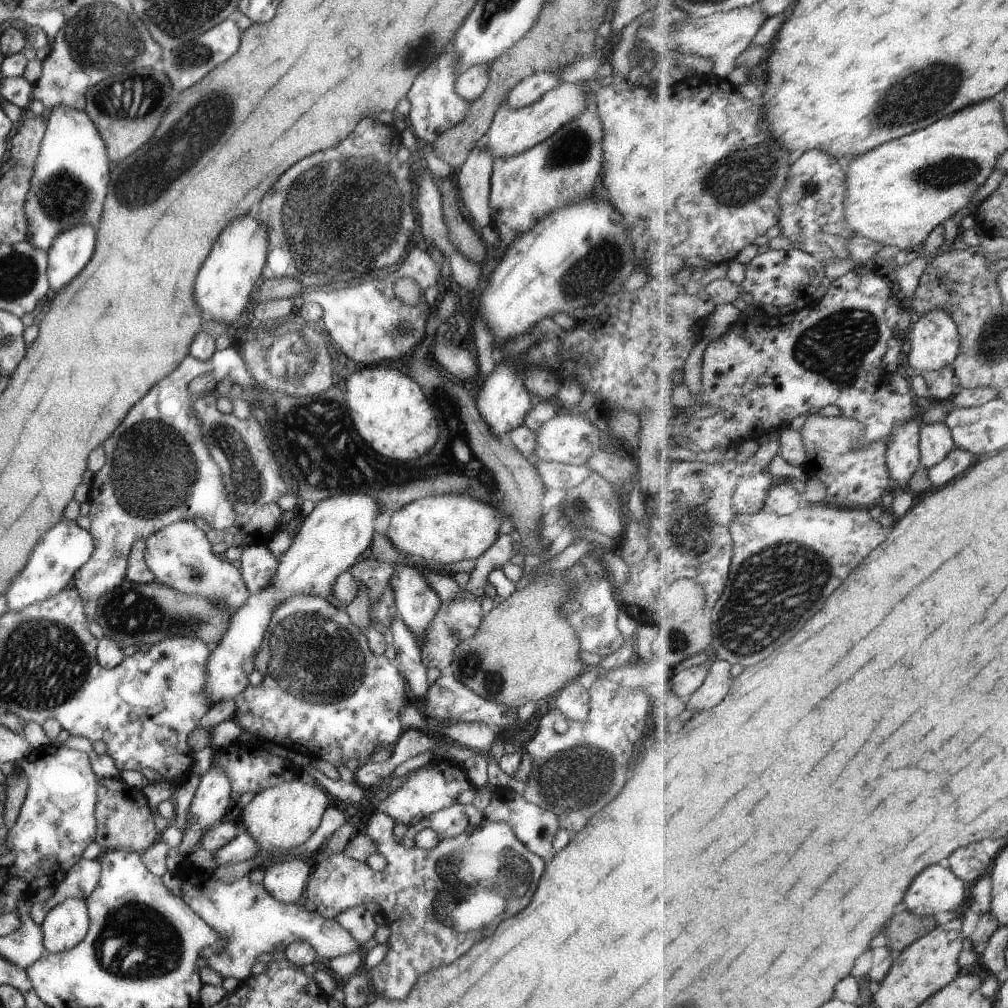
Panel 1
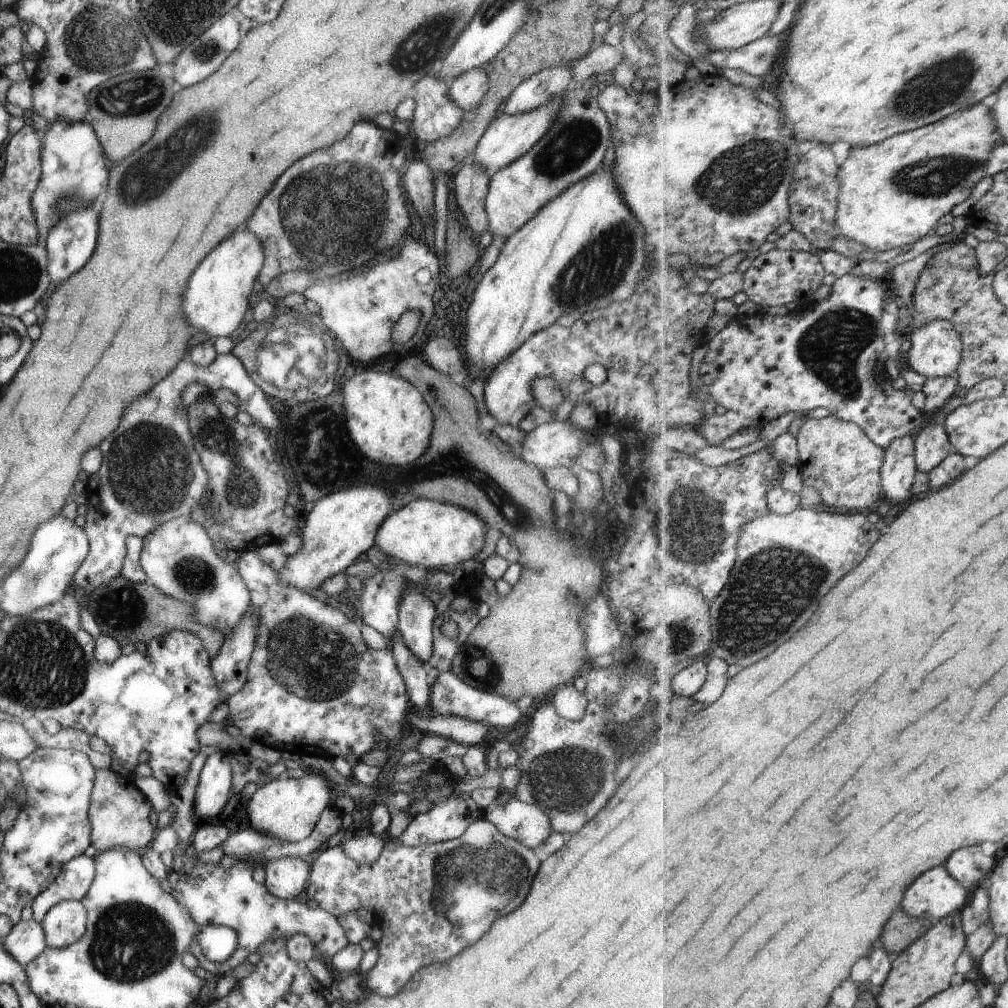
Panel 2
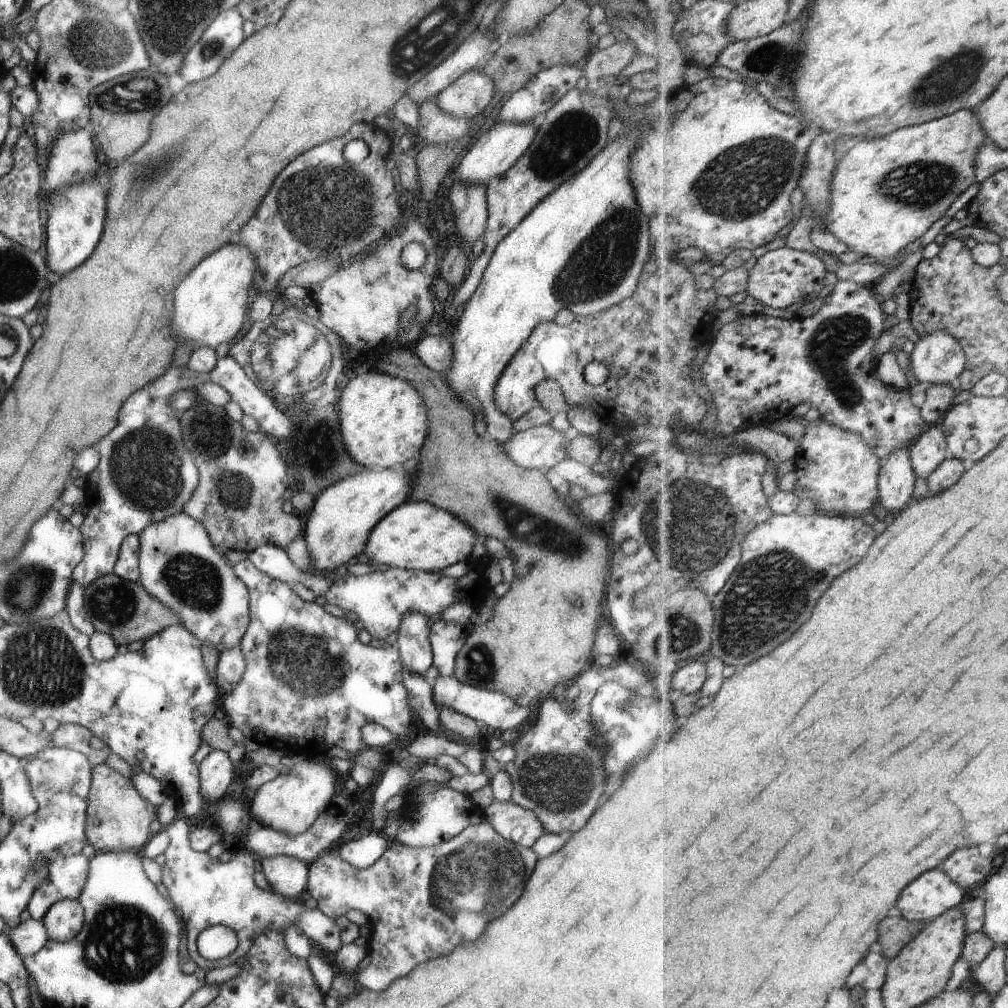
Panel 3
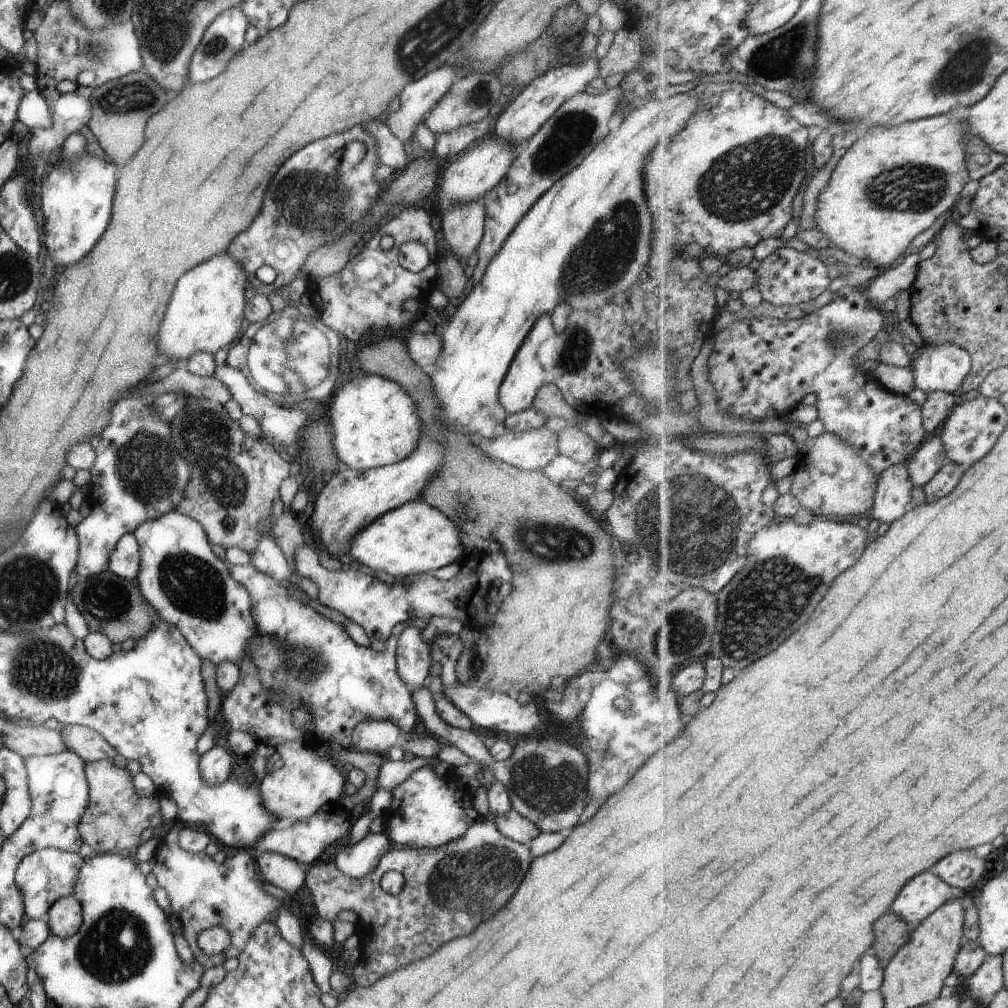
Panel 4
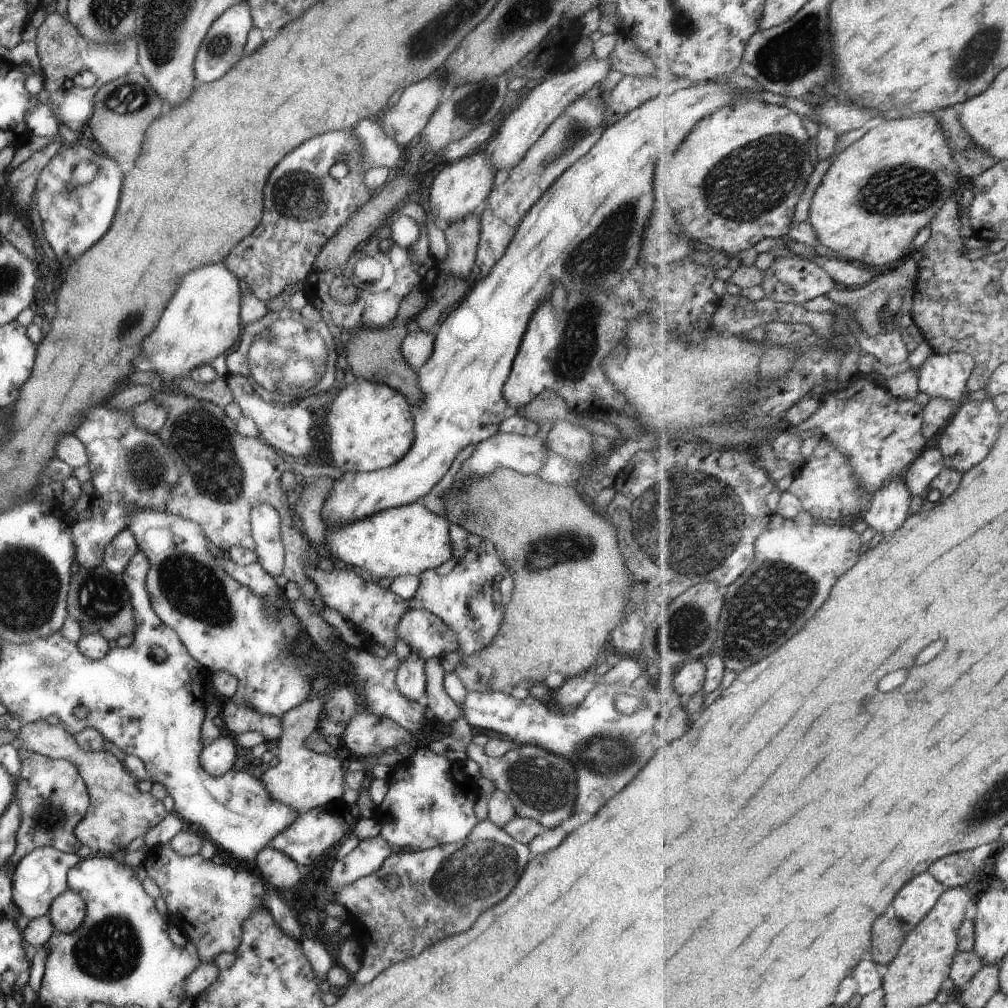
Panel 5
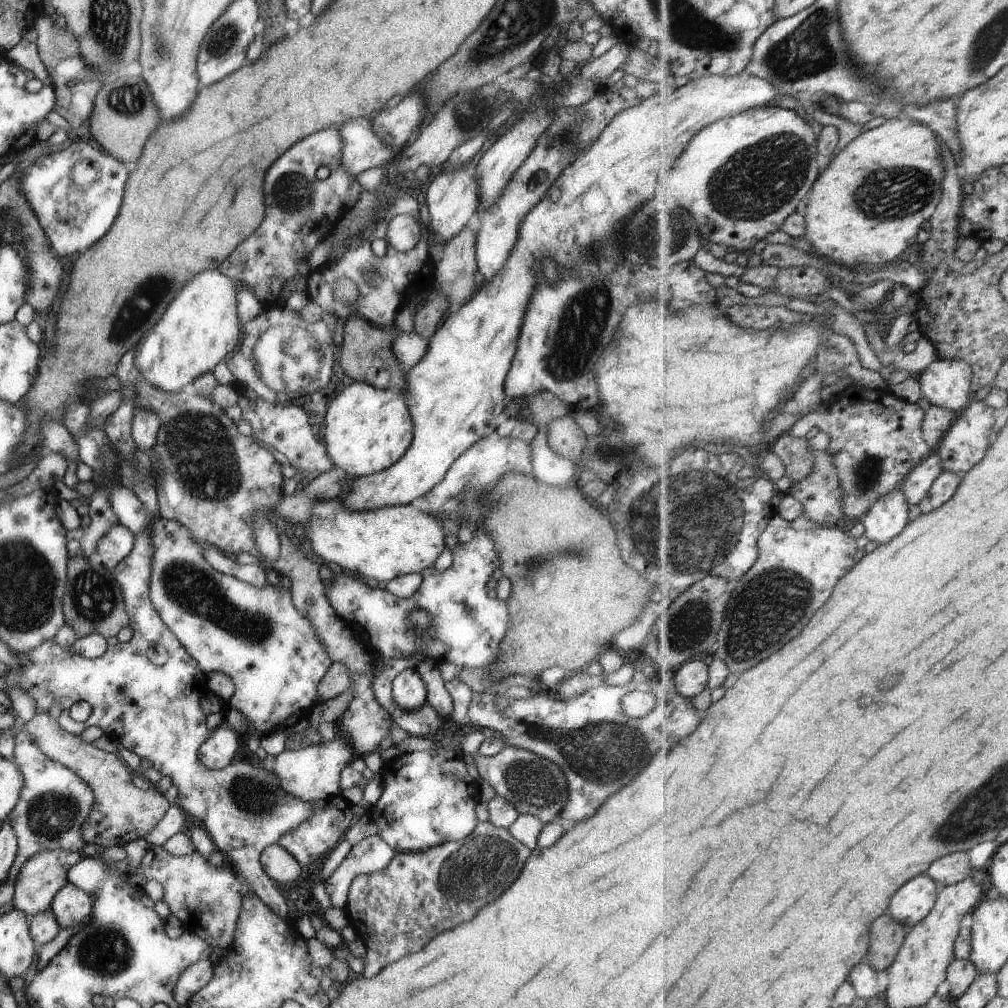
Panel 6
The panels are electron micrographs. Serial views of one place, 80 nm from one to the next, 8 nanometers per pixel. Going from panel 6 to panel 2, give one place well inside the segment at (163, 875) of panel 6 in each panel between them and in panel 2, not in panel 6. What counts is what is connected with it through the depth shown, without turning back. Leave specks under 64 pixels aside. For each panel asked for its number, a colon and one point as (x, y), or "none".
2: (230, 898)
3: (204, 891)
4: (202, 893)
5: (207, 902)

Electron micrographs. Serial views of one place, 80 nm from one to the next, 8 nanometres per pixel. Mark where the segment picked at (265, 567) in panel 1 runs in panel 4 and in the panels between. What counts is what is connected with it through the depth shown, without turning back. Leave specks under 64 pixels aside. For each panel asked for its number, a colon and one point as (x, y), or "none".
2: (313, 686)
3: (305, 671)
4: (330, 675)

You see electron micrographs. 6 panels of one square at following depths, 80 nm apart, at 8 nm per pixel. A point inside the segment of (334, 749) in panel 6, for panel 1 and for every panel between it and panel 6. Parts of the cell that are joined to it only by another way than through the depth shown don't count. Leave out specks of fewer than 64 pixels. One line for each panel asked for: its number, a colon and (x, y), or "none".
1: (279, 818)
2: (287, 809)
3: (289, 803)
4: (304, 782)
5: (302, 779)

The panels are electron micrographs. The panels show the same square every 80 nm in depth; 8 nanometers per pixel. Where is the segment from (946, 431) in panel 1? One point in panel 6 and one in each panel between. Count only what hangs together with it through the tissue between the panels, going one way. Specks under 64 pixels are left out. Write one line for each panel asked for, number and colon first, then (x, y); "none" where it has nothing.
2: (933, 445)
3: (932, 448)
4: (929, 458)
5: (919, 475)
6: (917, 484)

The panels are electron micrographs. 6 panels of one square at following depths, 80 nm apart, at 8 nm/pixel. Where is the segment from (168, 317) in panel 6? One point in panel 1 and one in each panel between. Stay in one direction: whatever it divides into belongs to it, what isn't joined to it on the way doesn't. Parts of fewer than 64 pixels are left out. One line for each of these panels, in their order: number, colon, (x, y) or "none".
1: (233, 267)
2: (214, 302)
3: (210, 303)
4: (205, 312)
5: (201, 321)

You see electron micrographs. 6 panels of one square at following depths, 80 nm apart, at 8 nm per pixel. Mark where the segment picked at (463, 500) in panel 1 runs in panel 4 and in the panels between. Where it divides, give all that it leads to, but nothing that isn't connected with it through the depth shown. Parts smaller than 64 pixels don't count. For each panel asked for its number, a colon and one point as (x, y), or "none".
2: (430, 533)
3: (416, 536)
4: (414, 537)

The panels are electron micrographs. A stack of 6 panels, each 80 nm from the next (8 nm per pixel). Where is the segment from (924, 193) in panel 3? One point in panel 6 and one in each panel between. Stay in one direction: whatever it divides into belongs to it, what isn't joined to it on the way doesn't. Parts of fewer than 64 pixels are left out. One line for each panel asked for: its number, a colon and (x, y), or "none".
4: (892, 184)
5: (881, 191)
6: (869, 203)

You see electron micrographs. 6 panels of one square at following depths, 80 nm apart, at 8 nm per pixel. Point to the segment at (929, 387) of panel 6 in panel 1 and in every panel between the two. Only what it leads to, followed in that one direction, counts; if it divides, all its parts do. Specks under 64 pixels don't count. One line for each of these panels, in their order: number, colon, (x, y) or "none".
1: (935, 338)
2: (937, 348)
3: (937, 358)
4: (943, 367)
5: (946, 376)

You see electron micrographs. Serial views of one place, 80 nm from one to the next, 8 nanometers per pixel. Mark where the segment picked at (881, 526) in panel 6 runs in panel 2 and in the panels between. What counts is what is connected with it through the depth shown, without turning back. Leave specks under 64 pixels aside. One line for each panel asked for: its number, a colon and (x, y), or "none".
2: (898, 474)
3: (897, 479)
4: (894, 490)
5: (889, 508)

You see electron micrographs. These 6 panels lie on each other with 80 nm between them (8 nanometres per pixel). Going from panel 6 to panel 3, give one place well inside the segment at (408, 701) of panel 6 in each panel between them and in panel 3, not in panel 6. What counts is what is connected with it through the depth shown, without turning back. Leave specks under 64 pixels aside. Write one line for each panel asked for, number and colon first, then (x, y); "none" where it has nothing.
3: (414, 649)
4: (413, 660)
5: (410, 681)

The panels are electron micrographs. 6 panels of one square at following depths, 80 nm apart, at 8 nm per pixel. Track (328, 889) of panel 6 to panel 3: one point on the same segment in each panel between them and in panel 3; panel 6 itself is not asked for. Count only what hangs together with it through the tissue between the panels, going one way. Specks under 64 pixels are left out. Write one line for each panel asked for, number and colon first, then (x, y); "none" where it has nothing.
3: (360, 853)
4: (355, 860)
5: (366, 857)

